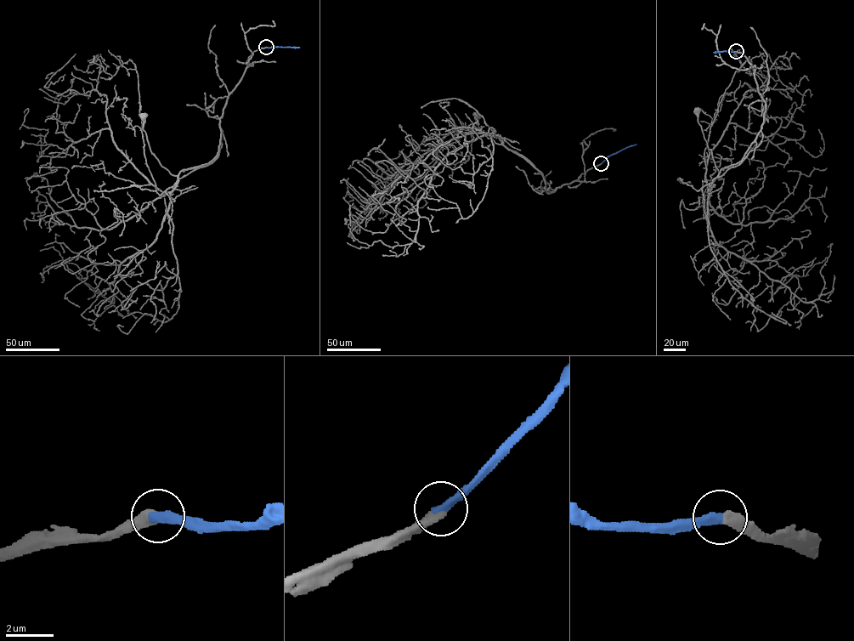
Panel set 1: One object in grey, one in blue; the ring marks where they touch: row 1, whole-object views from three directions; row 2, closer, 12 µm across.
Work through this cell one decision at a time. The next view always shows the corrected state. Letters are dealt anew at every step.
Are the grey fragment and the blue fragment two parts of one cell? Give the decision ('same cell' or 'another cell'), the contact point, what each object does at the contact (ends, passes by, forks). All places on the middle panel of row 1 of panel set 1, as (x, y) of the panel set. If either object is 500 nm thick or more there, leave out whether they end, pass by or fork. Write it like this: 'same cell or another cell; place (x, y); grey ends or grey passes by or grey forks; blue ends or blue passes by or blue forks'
same cell; place (601, 163); grey ends; blue ends

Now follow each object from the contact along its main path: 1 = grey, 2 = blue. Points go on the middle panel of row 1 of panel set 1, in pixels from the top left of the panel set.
1: (601, 163), (577, 180), (553, 191), (546, 190), (542, 174), (528, 160), (482, 133), (477, 116)
2: (601, 163), (610, 155), (636, 144)

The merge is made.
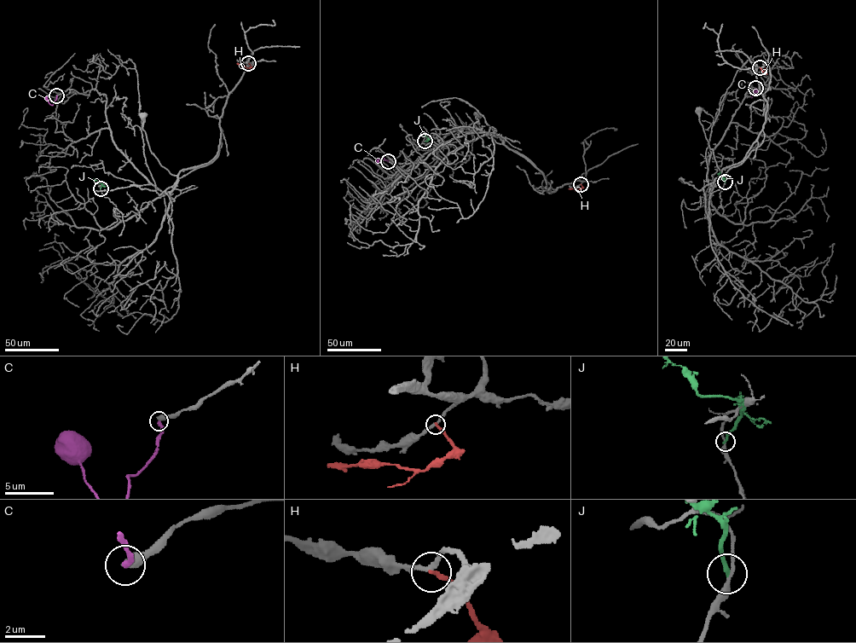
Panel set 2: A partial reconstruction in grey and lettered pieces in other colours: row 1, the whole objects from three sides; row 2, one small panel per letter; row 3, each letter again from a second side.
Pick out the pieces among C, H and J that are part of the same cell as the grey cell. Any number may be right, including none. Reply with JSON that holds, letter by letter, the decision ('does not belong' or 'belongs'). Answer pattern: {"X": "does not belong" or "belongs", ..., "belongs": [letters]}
{"C": "does not belong", "H": "does not belong", "J": "does not belong", "belongs": []}

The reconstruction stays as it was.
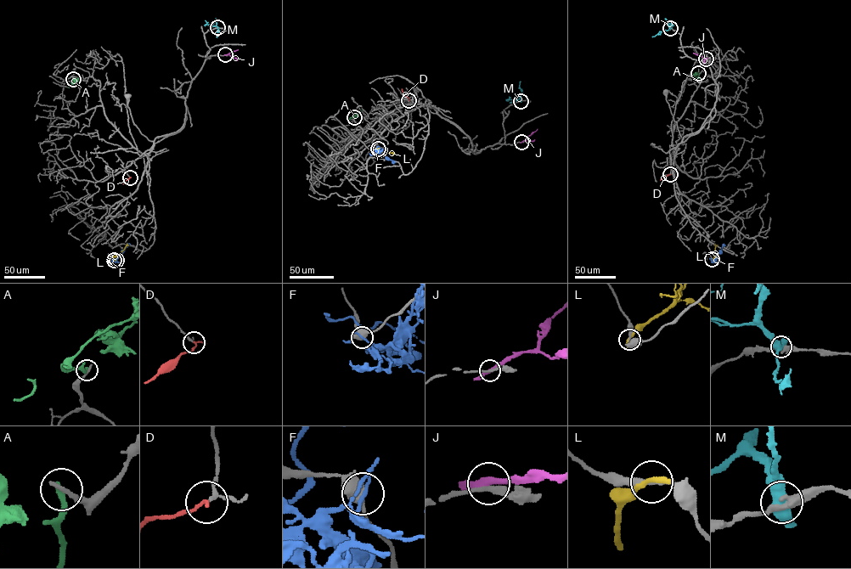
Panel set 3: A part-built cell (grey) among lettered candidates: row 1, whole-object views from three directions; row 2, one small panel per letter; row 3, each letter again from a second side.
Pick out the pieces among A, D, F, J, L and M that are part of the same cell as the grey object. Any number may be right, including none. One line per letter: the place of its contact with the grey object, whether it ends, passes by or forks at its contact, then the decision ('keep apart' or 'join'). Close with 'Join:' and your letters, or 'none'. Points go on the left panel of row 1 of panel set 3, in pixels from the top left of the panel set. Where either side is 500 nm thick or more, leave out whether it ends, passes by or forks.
A: (73, 79) | it ends | keep apart
D: (130, 177) | it ends | join
F: (116, 260) | keep apart
J: (225, 54) | it passes by | keep apart
L: (114, 260) | it passes by | keep apart
M: (217, 27) | keep apart
Join: D

